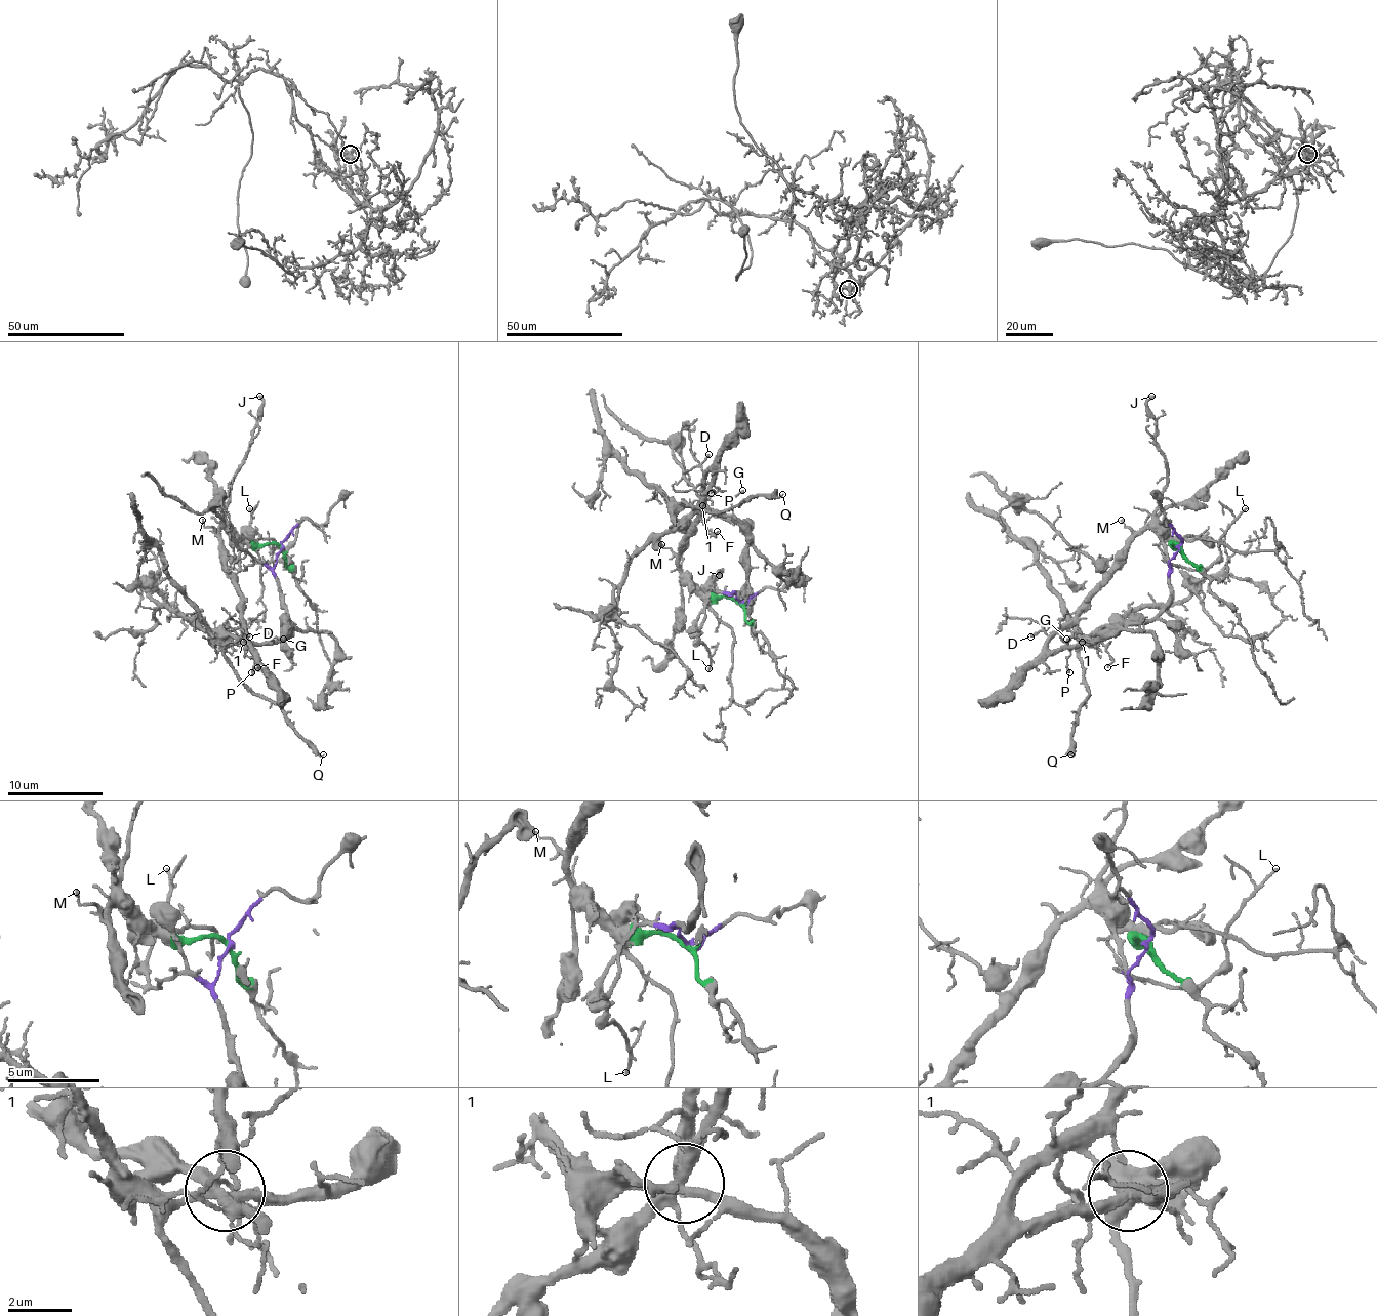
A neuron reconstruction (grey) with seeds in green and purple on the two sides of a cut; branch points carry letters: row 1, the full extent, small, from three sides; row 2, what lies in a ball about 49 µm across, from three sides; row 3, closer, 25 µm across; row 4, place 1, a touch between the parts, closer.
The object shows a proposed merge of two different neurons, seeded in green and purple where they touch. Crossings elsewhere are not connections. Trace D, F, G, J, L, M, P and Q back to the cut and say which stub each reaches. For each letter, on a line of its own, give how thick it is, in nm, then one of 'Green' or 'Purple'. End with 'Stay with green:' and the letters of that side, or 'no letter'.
D: Thickness 140 nm. Green
F: Thickness 110 nm. Green
G: Thickness 120 nm. Purple
J: Thickness 240 nm. Green
L: Thickness 140 nm. Purple
M: Thickness 100 nm. Green
P: Thickness 110 nm. Green
Q: Thickness 110 nm. Purple
Stay with green: D, F, J, M, P

